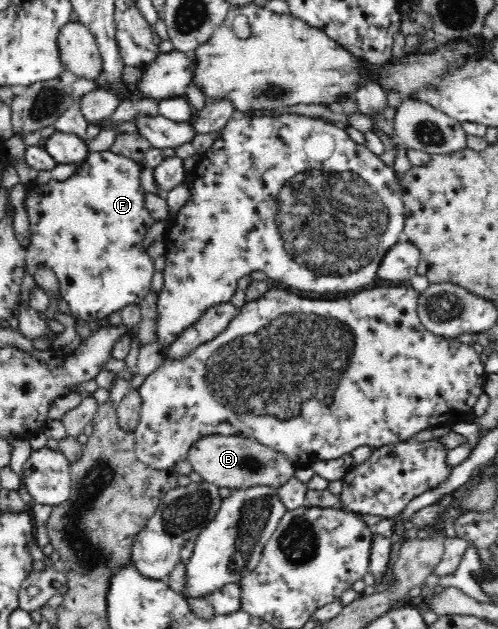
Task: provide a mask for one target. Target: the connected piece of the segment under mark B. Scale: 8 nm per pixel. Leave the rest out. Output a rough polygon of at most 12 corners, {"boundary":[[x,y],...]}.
{"boundary":[[210,434],[186,458],[221,488],[279,488],[297,466],[241,435]]}

